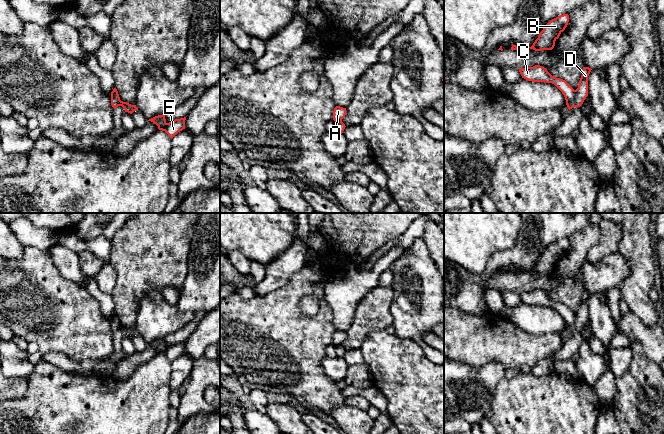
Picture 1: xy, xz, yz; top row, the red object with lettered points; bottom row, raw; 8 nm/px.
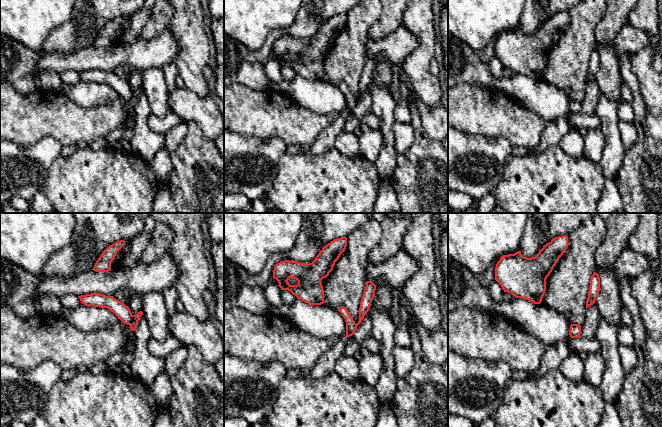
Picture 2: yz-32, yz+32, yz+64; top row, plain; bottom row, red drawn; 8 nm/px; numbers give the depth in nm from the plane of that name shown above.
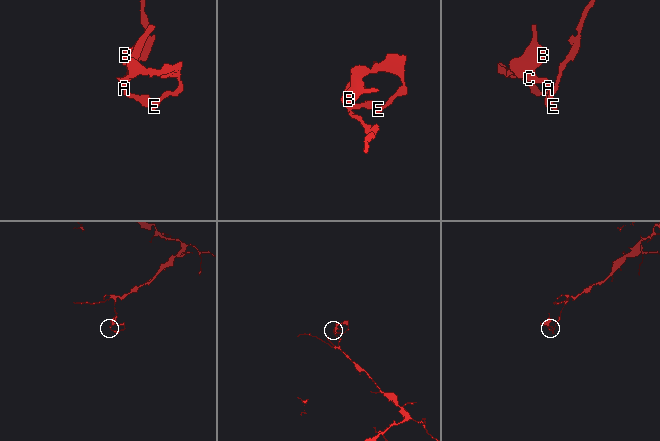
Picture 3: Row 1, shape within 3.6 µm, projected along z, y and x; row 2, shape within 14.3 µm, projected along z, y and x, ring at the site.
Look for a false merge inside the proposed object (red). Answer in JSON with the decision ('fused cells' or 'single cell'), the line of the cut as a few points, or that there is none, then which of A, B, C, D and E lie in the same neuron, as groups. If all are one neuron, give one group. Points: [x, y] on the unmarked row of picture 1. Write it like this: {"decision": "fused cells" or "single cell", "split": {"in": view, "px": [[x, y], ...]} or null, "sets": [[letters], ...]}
{"decision": "fused cells", "split": {"in": "yz", "px": [[576, 314], [573, 330]]}, "sets": [["A", "B", "C", "E"], ["D"]]}

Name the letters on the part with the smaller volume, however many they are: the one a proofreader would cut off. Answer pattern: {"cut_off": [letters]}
{"cut_off": ["A", "B", "C", "E"]}

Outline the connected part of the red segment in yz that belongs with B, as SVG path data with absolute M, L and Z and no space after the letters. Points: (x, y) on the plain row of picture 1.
M563 238L548 246L540 256L538 262L533 269L529 271L535 275L552 274L555 270L555 265L560 258L565 254L569 246L569 239Z

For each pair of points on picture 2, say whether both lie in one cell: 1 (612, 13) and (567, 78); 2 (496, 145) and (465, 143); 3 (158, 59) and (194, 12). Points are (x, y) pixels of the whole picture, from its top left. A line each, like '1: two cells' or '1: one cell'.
1: two cells
2: one cell
3: two cells

